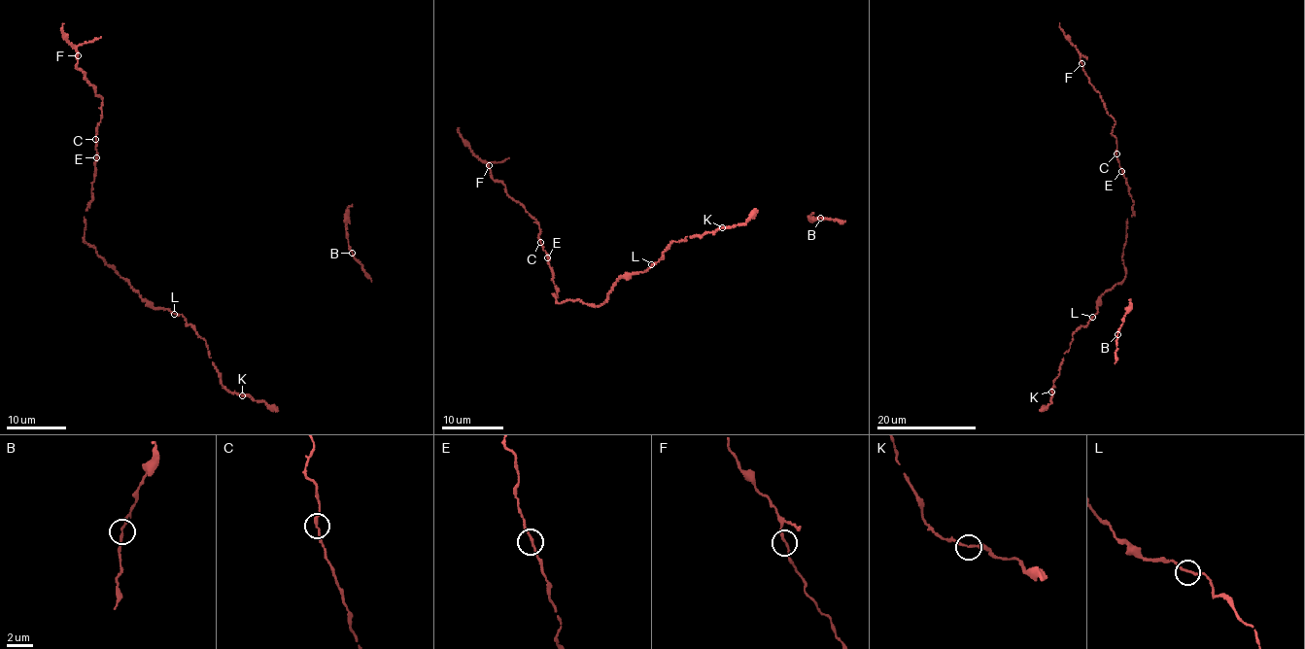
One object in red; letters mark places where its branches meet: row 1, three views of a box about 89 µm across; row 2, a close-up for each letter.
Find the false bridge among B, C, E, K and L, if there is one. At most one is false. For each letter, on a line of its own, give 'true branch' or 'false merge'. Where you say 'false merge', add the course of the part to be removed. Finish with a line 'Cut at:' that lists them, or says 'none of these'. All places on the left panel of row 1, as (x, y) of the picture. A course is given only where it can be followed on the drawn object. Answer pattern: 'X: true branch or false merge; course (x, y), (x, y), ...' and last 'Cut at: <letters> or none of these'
B: true branch
C: true branch
E: true branch
K: true branch
L: true branch
Cut at: none of these

